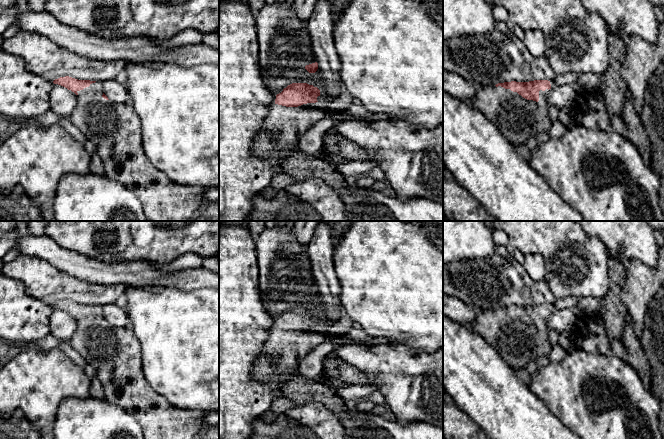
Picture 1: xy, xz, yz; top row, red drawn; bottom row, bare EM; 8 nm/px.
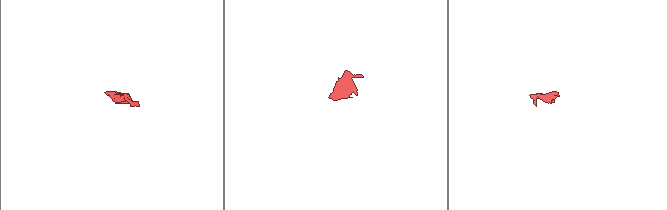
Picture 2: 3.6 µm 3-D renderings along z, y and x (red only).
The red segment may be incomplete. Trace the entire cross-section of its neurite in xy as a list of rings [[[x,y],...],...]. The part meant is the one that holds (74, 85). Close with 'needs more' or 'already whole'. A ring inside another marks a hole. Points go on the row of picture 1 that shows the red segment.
[[[69,76],[53,81],[77,95],[77,104],[69,116],[72,124],[97,147],[106,175],[125,185],[141,200],[148,221],[189,221],[205,197],[206,189],[171,181],[145,155],[142,125],[132,105],[114,103],[103,93],[102,82],[78,80]]]; needs more

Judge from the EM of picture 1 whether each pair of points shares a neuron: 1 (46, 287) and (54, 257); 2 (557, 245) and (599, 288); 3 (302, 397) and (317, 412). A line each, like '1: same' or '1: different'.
1: different
2: same
3: different

